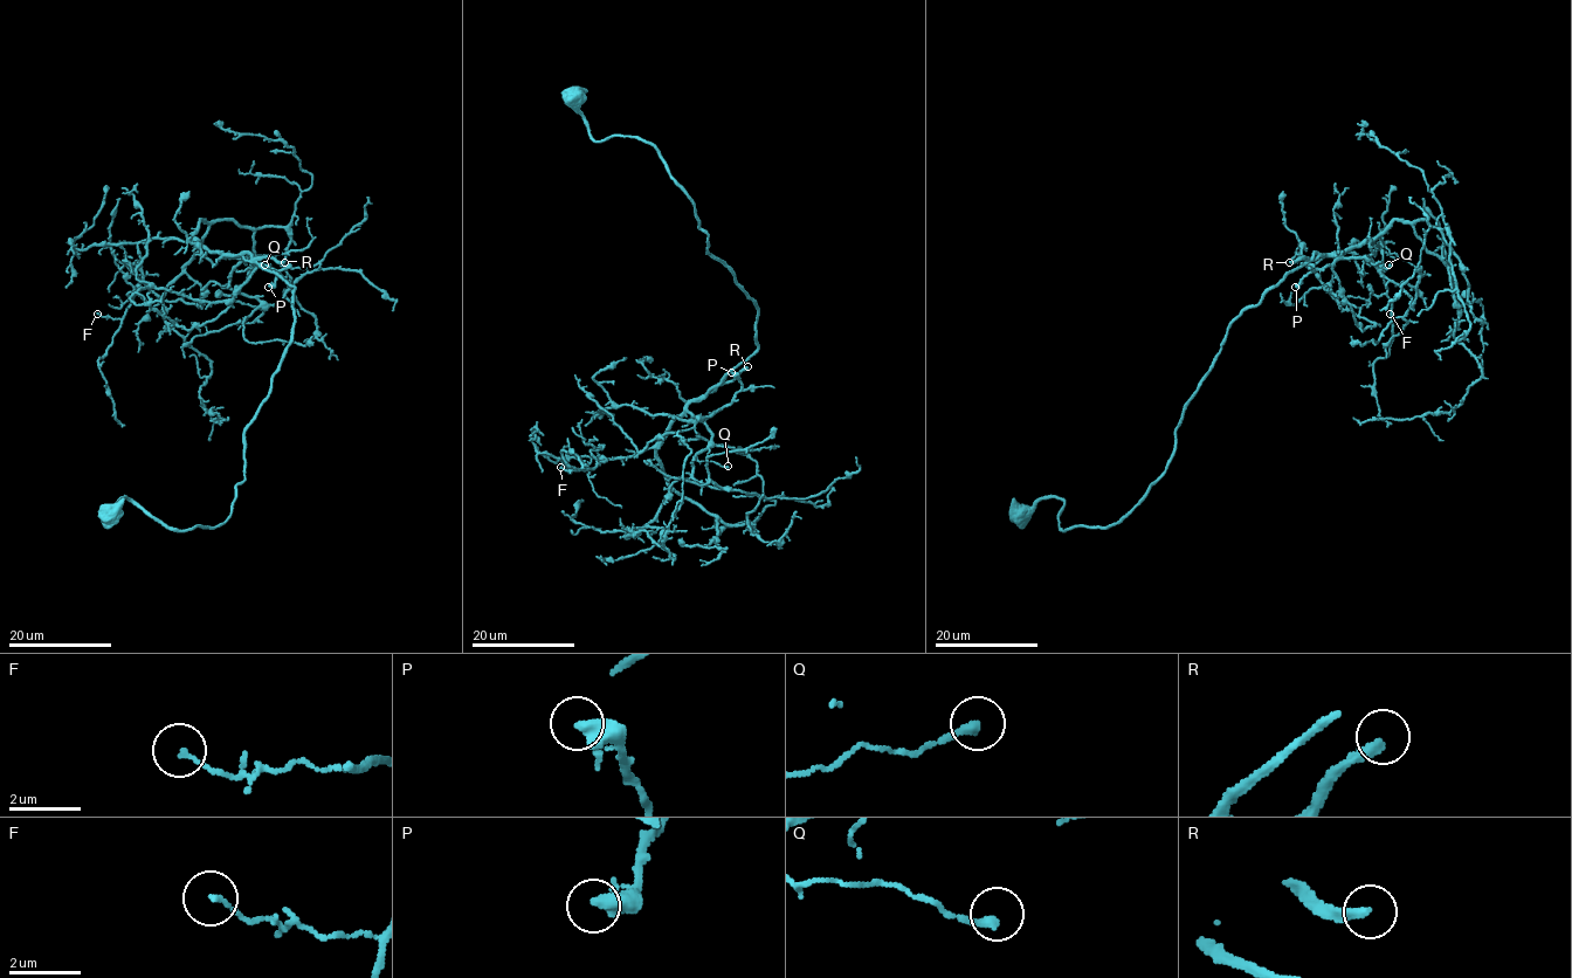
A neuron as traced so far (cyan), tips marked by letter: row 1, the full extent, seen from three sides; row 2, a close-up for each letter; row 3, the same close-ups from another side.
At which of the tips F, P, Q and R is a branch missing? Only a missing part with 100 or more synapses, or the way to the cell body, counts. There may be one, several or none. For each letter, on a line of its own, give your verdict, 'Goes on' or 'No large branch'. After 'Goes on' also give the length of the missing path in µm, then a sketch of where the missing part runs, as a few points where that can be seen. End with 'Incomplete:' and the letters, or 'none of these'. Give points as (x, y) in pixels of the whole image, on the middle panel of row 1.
F: No large branch
P: No large branch
Q: No large branch
R: Goes on. Missing length about 120 µm
Incomplete: R

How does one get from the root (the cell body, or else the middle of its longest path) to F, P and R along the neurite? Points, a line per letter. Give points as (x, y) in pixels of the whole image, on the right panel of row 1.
F: (1018, 509), (1057, 496), (1062, 530), (1115, 525), (1165, 469), (1228, 325), (1307, 262), (1380, 239), (1390, 314)
P: (1018, 509), (1057, 496), (1062, 530), (1115, 525), (1165, 469), (1228, 325), (1287, 274), (1342, 257), (1295, 287)
R: (1018, 509), (1057, 496), (1062, 530), (1115, 525), (1165, 469), (1181, 413), (1228, 325), (1305, 259), (1289, 262)

